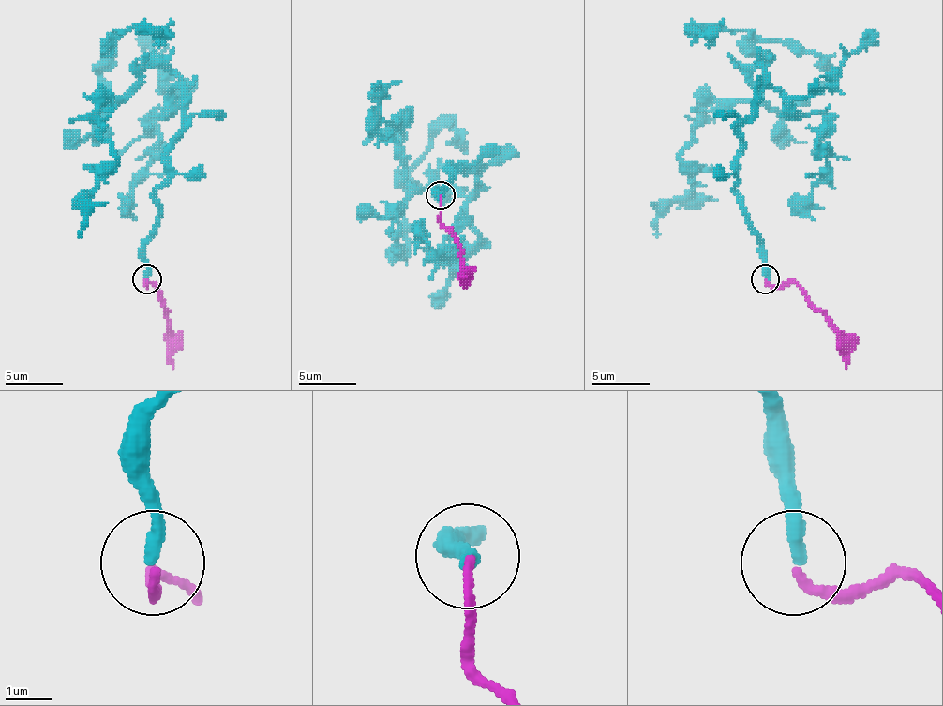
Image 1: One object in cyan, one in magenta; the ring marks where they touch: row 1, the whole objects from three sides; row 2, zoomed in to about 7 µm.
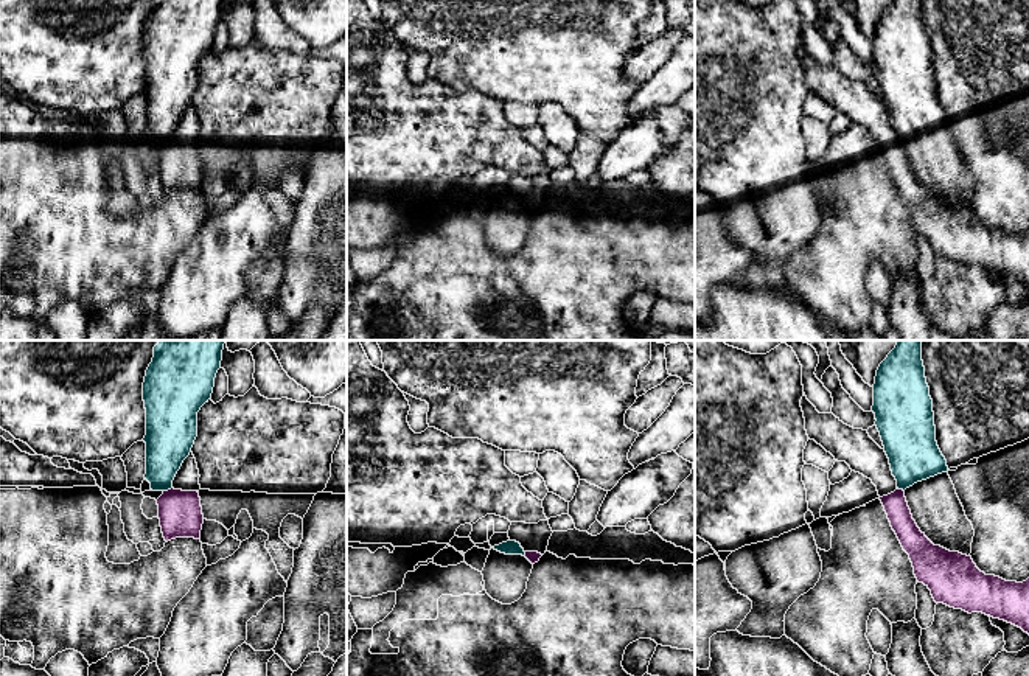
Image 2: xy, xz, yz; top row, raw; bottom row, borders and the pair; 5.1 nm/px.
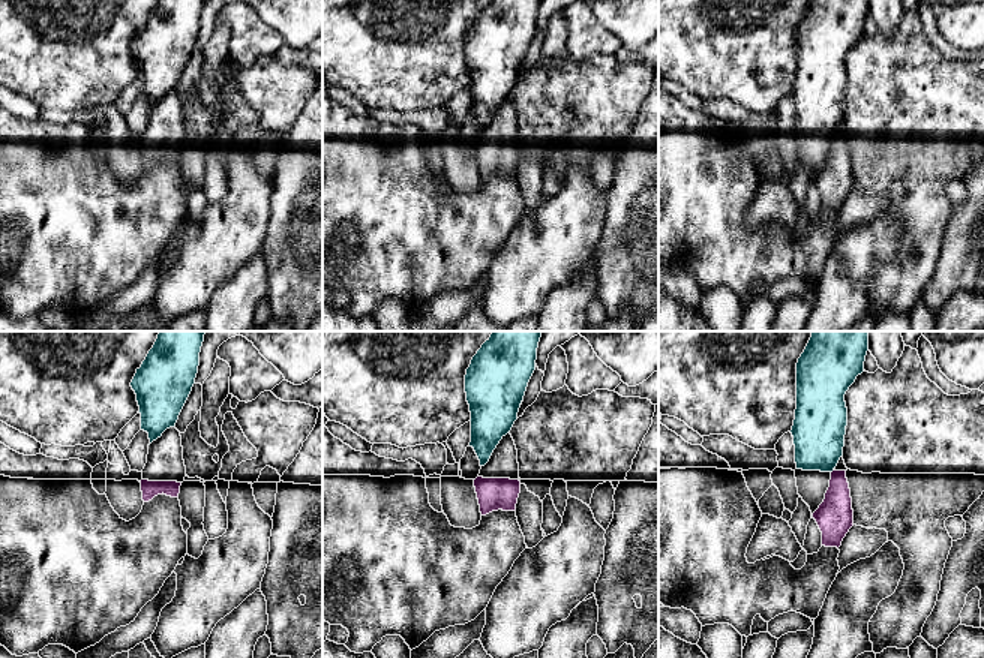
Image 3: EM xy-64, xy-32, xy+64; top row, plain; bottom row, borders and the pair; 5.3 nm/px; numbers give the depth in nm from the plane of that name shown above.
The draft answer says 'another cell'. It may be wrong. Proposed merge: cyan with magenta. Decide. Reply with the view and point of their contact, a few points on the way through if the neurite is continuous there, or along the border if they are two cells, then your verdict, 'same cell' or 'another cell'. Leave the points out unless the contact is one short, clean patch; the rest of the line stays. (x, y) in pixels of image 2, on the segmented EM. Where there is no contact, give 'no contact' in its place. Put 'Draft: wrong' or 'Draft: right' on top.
Draft: right
contact xy (167, 490); border xy (171, 487), (163, 491); another cell

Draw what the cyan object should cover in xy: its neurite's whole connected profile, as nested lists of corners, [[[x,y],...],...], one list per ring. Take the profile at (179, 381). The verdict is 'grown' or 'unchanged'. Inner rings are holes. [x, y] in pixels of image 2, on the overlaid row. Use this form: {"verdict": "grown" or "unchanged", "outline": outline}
{"verdict": "grown", "outline": [[[165,340],[154,347],[154,357],[143,382],[146,409],[146,474],[151,490],[145,497],[159,499],[190,455],[197,437],[197,412],[208,402],[221,368],[225,340]]]}

